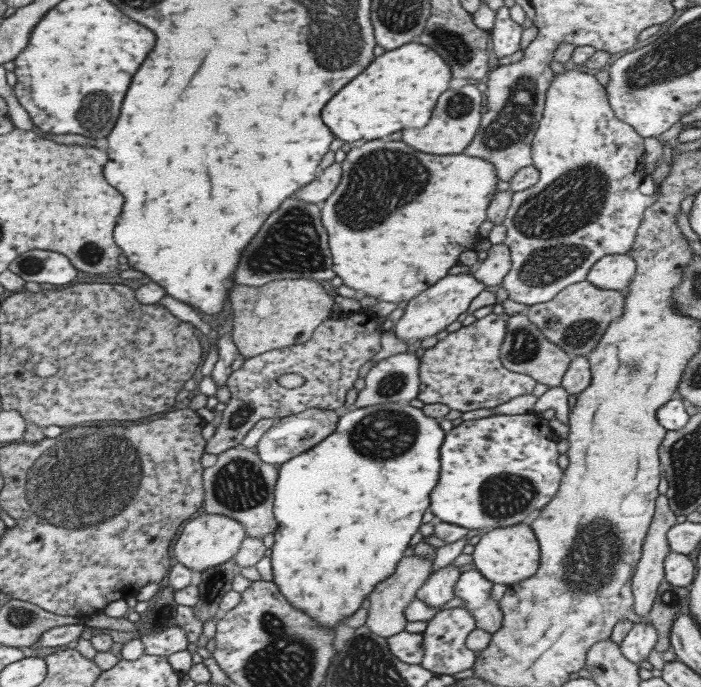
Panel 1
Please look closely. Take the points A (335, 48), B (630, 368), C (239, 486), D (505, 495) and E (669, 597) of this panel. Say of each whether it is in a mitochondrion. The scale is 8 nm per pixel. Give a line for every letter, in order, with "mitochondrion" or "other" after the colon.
A: mitochondrion
B: mitochondrion
C: mitochondrion
D: mitochondrion
E: mitochondrion

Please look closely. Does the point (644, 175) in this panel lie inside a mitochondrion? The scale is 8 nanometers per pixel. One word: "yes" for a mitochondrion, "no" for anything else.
no

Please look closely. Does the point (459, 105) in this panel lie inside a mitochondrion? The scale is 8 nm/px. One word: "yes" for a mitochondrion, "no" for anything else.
yes

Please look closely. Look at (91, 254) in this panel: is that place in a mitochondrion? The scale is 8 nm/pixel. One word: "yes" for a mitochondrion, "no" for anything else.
yes

